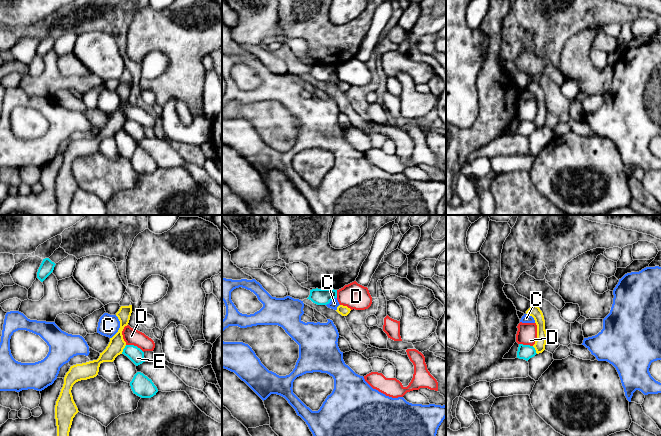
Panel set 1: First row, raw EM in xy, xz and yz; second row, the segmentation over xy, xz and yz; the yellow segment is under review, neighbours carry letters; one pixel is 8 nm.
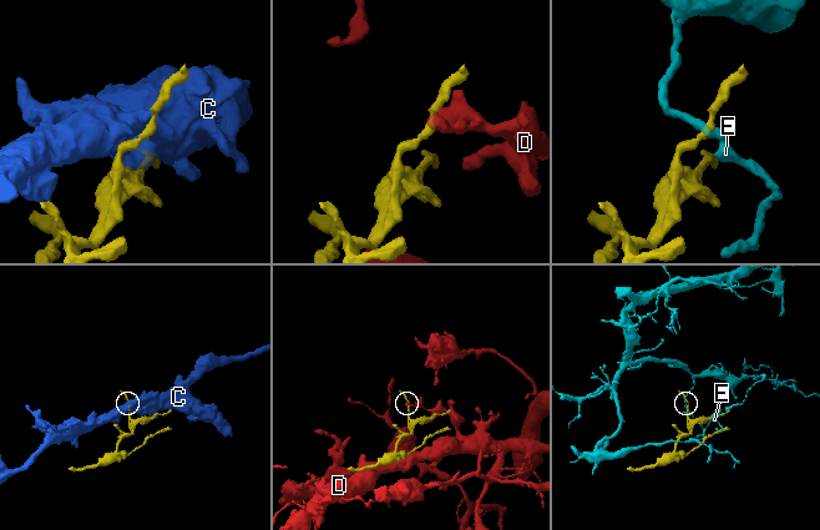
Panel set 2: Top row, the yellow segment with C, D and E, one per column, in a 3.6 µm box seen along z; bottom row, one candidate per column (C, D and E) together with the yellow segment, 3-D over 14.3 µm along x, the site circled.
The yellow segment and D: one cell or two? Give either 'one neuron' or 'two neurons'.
two neurons

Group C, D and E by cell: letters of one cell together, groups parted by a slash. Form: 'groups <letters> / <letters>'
groups C / D / E

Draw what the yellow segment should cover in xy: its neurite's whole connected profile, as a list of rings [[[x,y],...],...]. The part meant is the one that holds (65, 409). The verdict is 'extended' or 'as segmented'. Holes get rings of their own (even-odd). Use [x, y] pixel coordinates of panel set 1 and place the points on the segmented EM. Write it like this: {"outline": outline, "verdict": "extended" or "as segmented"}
{"outline": [[[132,305],[121,306],[116,313],[120,321],[118,332],[110,338],[106,349],[100,353],[97,360],[70,367],[64,377],[64,384],[55,405],[55,419],[57,426],[57,436],[69,436],[73,418],[79,412],[71,393],[73,385],[81,380],[94,378],[98,375],[100,364],[103,362],[113,362],[115,358],[122,354],[126,346],[122,331],[128,325],[132,313]]], "verdict": "as segmented"}

